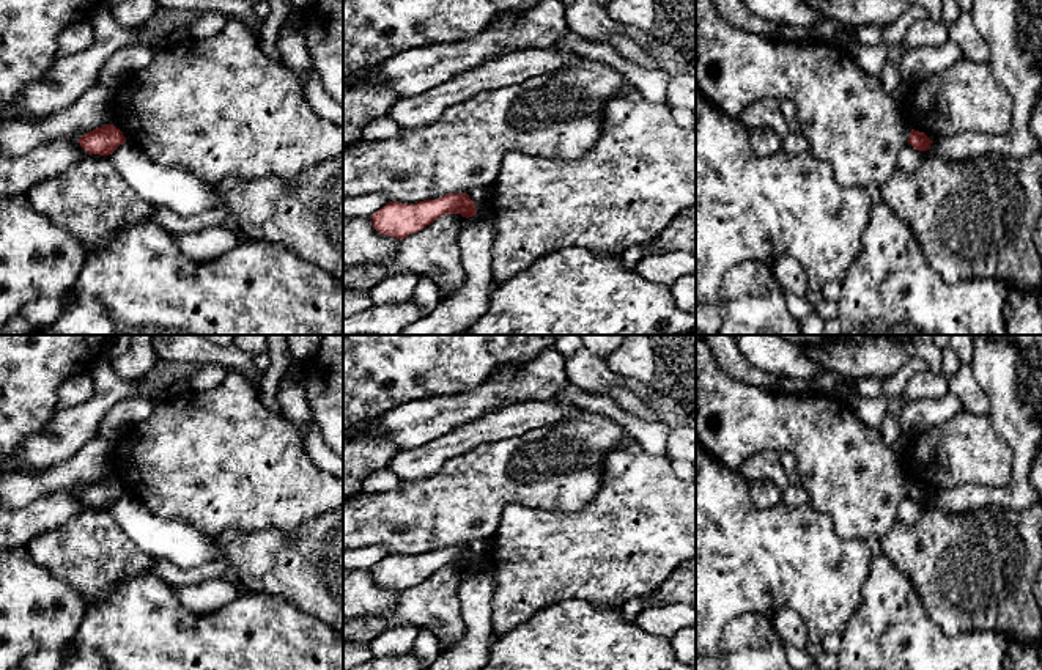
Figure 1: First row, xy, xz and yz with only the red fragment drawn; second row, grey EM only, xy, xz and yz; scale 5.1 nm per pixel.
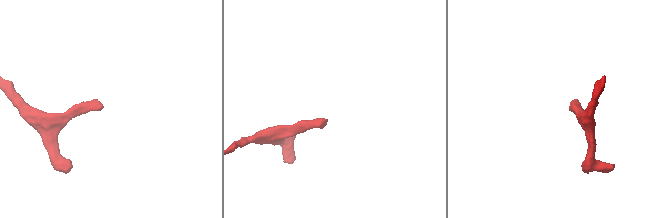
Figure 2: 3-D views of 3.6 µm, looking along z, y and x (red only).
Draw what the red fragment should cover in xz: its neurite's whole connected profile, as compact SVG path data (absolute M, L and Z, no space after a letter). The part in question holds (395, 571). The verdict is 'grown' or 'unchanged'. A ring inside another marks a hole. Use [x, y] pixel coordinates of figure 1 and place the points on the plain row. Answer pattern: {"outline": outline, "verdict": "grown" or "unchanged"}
{"outline": "M447 546L441 550L423 552L416 557L389 554L370 571L378 585L405 591L444 566L461 566L469 571L477 566L477 561L467 546Z", "verdict": "unchanged"}

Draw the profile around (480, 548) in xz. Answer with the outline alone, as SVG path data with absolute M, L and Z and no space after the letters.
M491 538L472 541L467 547L474 554L477 566L480 566L491 550Z

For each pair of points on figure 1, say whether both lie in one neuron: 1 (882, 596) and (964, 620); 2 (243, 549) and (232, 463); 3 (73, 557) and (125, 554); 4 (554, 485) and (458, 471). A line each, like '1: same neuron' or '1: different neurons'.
1: different neurons
2: different neurons
3: same neuron
4: same neuron

